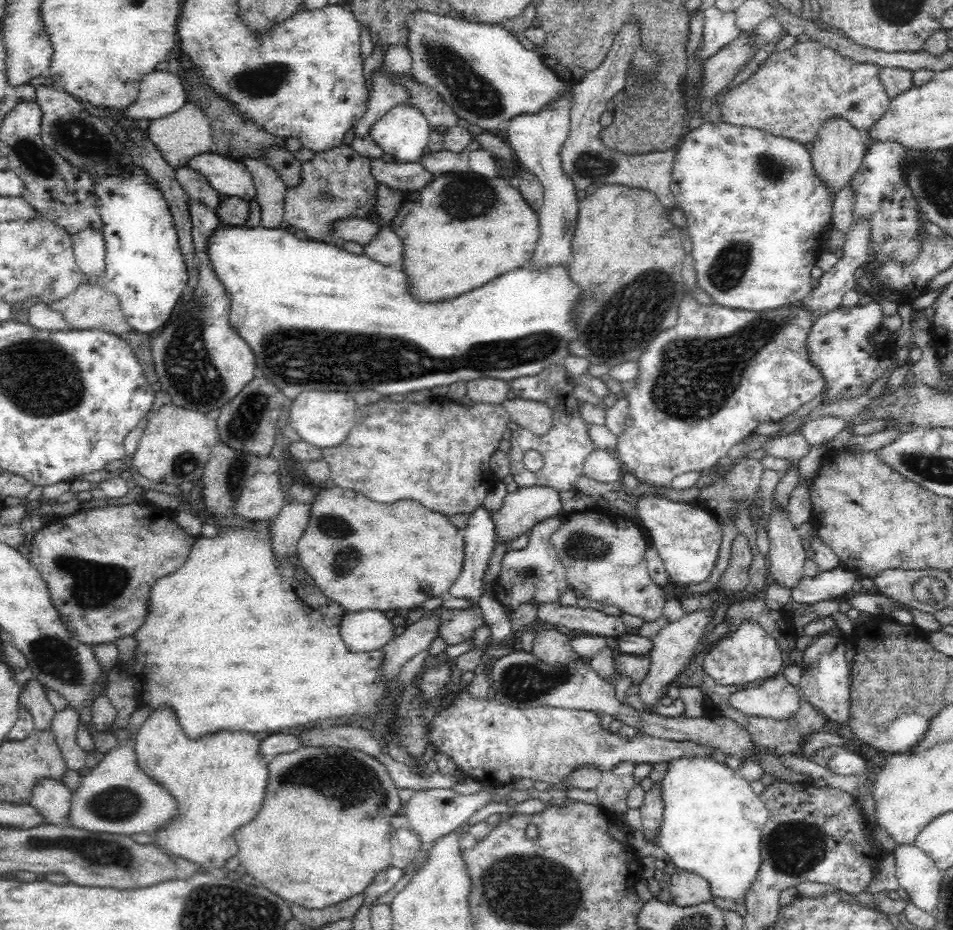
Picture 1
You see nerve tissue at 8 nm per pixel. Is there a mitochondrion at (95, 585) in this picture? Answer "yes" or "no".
yes

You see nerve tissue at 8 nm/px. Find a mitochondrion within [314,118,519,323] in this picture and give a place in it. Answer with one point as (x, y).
(462, 197)

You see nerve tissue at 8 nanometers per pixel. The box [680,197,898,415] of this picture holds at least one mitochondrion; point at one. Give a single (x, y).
(730, 267)

